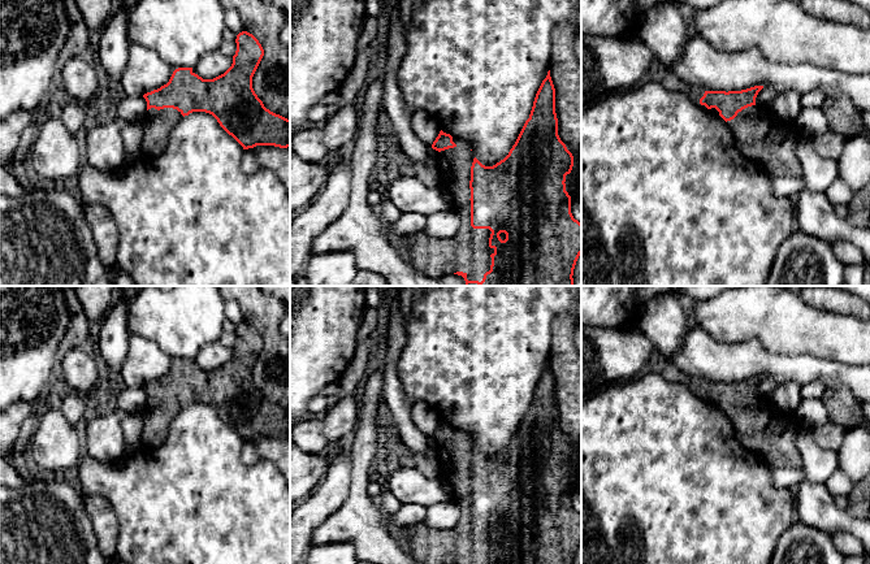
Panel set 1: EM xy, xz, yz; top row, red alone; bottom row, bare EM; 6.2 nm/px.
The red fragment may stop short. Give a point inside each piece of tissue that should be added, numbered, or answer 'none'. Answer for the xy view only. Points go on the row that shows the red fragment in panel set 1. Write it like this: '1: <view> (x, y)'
1: xy (158, 125)

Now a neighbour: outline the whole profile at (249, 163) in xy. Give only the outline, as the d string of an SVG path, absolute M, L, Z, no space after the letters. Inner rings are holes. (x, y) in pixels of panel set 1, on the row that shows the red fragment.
M252 148L244 149L241 166L246 173L255 173L260 169L255 151Z

